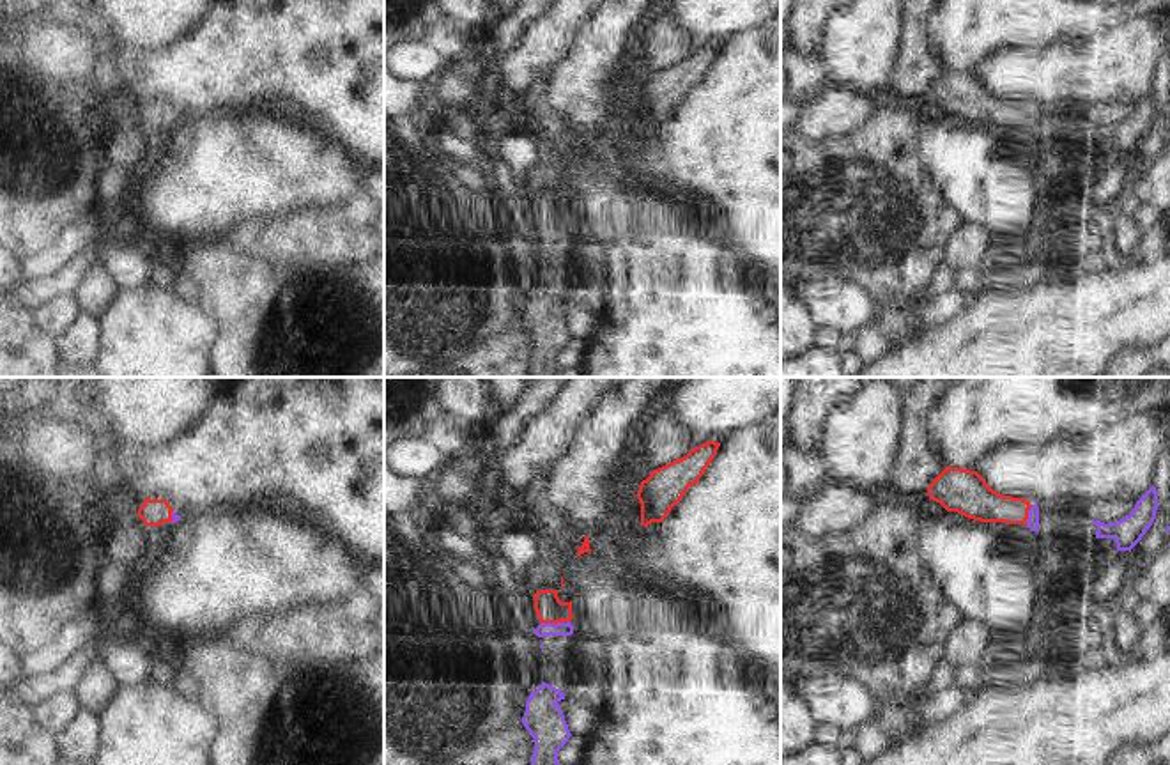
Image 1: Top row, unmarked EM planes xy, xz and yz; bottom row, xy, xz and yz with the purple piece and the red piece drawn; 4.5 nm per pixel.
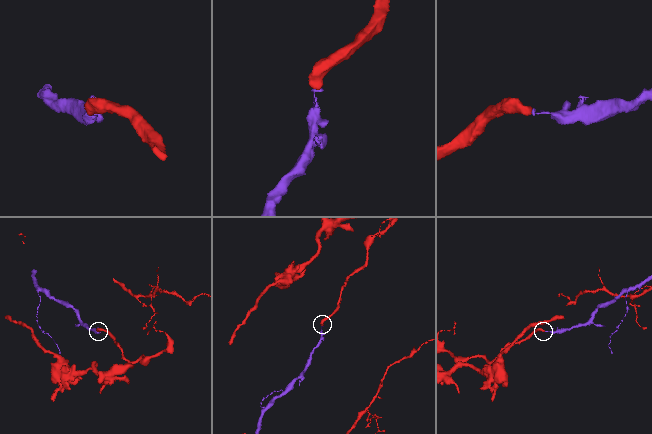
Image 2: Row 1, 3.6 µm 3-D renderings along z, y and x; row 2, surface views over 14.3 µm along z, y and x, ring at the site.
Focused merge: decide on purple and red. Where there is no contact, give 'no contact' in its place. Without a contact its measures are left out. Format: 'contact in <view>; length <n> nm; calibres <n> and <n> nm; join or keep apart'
contact in xz; length 100 nm; calibres 60 and 120 nm; join

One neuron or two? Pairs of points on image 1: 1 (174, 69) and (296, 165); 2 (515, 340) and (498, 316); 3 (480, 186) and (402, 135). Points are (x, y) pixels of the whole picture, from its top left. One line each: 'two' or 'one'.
1: two
2: two
3: two

